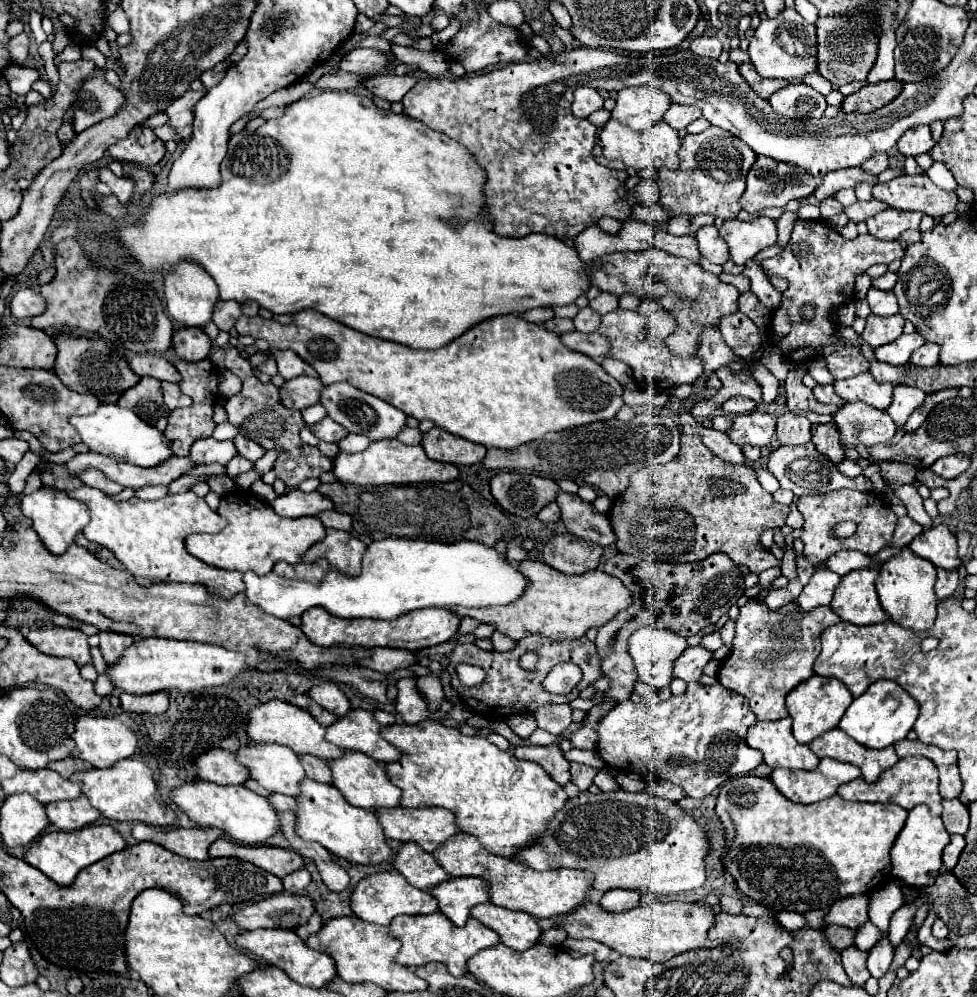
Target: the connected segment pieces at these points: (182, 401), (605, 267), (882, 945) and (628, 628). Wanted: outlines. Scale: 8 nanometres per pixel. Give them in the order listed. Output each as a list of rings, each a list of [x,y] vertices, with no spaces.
[[[162,382],[162,390],[164,390],[164,402],[170,410],[180,408],[180,406],[190,406],[192,398],[182,394],[178,384],[170,384],[170,382]]]
[[[650,248],[646,252],[614,252],[598,262],[602,266],[590,274],[594,286],[616,296],[634,294],[640,300],[650,298],[662,310],[668,310],[674,316],[678,324],[676,332],[670,334],[664,344],[680,358],[696,356],[704,328],[718,328],[724,316],[738,312],[740,292],[734,286],[724,284],[718,276],[702,270],[700,264],[670,256],[658,248]]]
[[[882,938],[872,950],[870,950],[870,956],[868,956],[868,970],[870,974],[878,980],[882,978],[888,968],[890,968],[890,962],[894,958],[894,952],[892,952],[892,944],[888,938]]]
[[[722,552],[710,554],[706,560],[692,564],[666,564],[666,562],[646,562],[628,554],[616,554],[604,562],[604,572],[622,580],[622,584],[632,592],[634,604],[616,614],[606,622],[594,640],[598,654],[602,658],[604,676],[610,678],[608,698],[614,702],[628,700],[634,692],[636,670],[628,654],[628,638],[642,626],[656,626],[670,630],[682,638],[698,634],[702,628],[714,624],[722,614],[728,614],[730,606],[738,602],[744,594],[746,584],[738,566]]]

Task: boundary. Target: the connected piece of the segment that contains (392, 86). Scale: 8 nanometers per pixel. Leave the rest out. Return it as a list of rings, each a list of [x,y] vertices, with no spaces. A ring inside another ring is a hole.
[[[378,74],[378,76],[366,76],[362,78],[362,84],[366,90],[370,90],[374,96],[386,98],[390,102],[398,102],[406,96],[408,90],[414,88],[418,78],[414,76],[396,76],[396,74]]]

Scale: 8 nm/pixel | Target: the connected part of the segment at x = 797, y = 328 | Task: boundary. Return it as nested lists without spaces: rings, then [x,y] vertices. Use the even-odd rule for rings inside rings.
[[[798,218],[794,222],[792,238],[788,246],[782,250],[782,254],[768,258],[760,264],[768,276],[780,276],[790,282],[788,290],[782,294],[780,308],[772,312],[770,338],[774,346],[780,348],[790,362],[802,362],[802,360],[808,362],[818,354],[824,356],[834,380],[868,372],[866,358],[858,352],[858,348],[842,342],[842,338],[836,334],[836,326],[826,318],[826,314],[828,310],[834,310],[832,306],[840,306],[854,298],[856,274],[866,272],[872,264],[890,264],[896,258],[900,260],[904,258],[904,248],[898,240],[886,242],[870,234],[858,236],[856,240],[846,240],[826,222]],[[804,304],[814,306],[814,318],[810,322],[802,318]]]

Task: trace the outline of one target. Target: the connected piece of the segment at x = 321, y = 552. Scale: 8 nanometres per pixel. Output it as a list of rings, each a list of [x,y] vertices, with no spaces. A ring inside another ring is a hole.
[[[326,530],[326,538],[314,546],[308,548],[304,554],[304,562],[316,562],[318,558],[326,558],[330,566],[346,576],[358,576],[362,566],[362,554],[366,550],[366,544],[358,538],[350,536],[348,532],[340,530]]]

